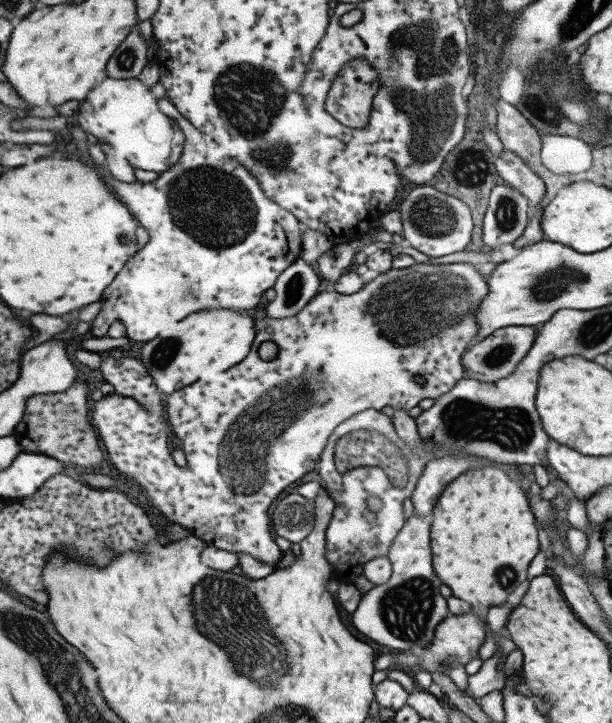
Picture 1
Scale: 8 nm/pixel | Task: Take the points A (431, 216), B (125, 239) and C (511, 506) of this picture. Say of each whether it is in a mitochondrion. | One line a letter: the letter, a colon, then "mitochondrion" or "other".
A: mitochondrion
B: mitochondrion
C: other

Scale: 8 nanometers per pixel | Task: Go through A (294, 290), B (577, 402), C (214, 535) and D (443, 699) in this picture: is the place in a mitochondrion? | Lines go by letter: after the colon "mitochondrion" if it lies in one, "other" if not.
A: mitochondrion
B: other
C: other
D: other

